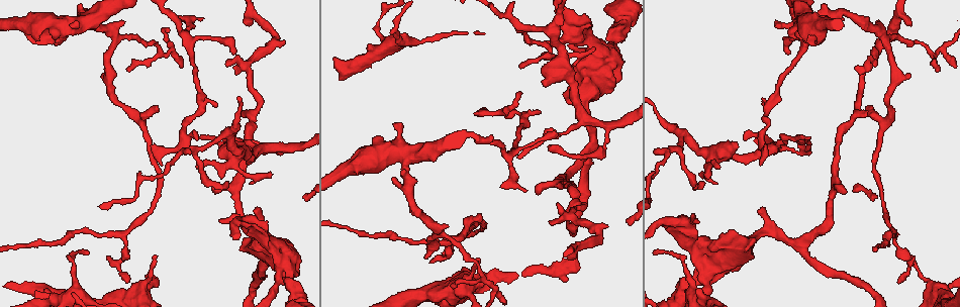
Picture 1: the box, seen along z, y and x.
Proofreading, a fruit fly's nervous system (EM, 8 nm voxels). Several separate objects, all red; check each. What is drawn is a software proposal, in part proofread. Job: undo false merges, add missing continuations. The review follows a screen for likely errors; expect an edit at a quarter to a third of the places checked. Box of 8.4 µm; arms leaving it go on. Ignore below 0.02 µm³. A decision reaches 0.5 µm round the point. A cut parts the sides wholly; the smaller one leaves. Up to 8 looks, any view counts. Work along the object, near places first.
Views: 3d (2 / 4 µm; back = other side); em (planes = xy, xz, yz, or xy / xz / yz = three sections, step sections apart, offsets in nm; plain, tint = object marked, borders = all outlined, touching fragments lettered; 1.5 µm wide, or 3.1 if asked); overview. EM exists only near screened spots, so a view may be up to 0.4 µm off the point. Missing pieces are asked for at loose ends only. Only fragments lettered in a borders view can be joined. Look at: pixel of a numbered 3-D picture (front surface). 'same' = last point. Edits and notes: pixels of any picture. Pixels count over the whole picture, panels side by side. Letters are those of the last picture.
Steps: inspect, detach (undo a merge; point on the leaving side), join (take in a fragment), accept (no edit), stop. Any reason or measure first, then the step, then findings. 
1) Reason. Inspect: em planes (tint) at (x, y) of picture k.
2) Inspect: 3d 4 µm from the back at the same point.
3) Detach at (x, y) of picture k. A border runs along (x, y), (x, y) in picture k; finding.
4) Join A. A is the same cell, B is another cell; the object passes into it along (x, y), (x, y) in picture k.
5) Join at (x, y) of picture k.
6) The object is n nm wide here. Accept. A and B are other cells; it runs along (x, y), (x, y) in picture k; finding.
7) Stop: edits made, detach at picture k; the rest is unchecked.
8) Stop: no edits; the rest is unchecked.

Branch stops here. Inspect: 3d 4 µm at (551, 224) of picture 1.

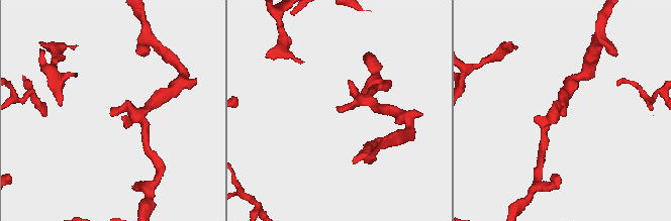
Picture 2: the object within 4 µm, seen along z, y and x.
Need the tissue. Inspect: em planes (plain) at (112, 115) of picture 2.

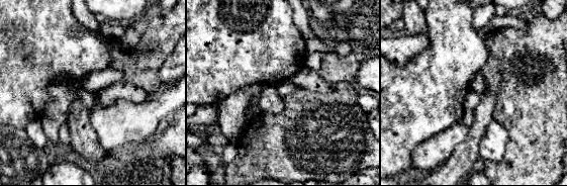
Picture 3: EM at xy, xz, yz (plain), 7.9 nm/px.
Inspect: em planes (borders) at the same point.

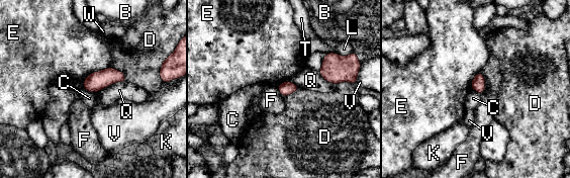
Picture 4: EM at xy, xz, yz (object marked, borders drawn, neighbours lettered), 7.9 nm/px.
The object is 110 nm wide here. Accept. B, C, D, E, F, K, L, Q, T, V and W are other cells; a border runs along (83, 86), (94, 93) in picture 4; no lettered fragment goes on from it.

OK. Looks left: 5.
A fork. Inspect: em planes (tint) at (881, 36) of picture 1.

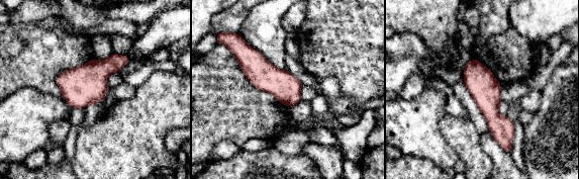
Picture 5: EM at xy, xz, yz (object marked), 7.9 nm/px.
See the neighbours. Inspect: em planes (borders) at the same point.

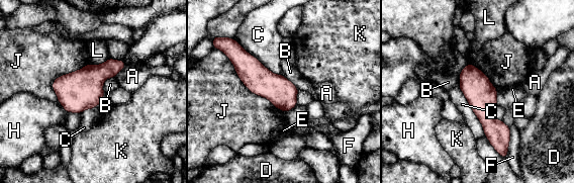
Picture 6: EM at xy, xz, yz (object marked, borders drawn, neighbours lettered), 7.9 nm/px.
Accept. A, B, C, D, E, F, H, J, K and L are other cells; continuous, no second neuron.

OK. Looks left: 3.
An open end. Inspect: 3d 4 µm at (696, 218) of picture 1.

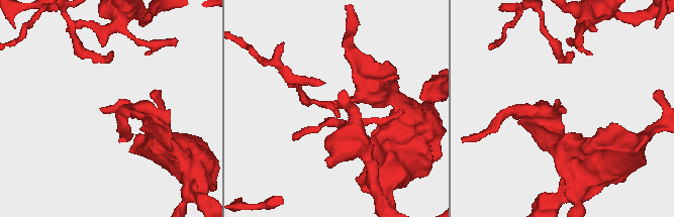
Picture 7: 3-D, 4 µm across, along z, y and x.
Need the tissue. Inspect: em planes (borders) at (104, 108) of picture 7.

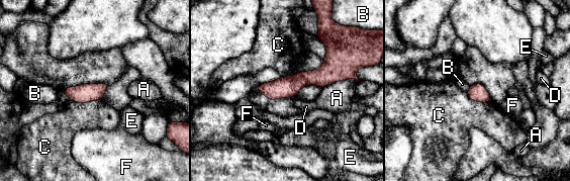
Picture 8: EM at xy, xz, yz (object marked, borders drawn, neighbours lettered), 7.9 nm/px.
Accept. A, B, C, D, E and F are other cells; a border runs along (323, 61), (316, 70), (294, 74) in picture 8; no lettered fragment goes on from it.

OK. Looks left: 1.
Stop: no edits; the rest is unchecked.

